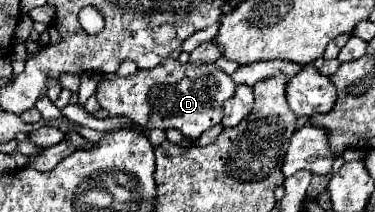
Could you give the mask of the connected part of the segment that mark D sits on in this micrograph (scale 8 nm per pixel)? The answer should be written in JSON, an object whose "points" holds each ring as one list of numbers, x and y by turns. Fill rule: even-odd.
{"points":[[165,58,165,62,155,66,153,70,137,70,133,76,127,76,127,78,117,76,115,80,101,82,101,86,97,88,97,98,99,98,101,108,105,108,109,116,129,116,133,122,141,124,147,130,175,128,189,138,199,138,201,132,221,122,223,102,235,94,235,86,237,84,233,82,233,78,217,70,215,64,213,66,189,66,189,64,181,64,179,60]]}

